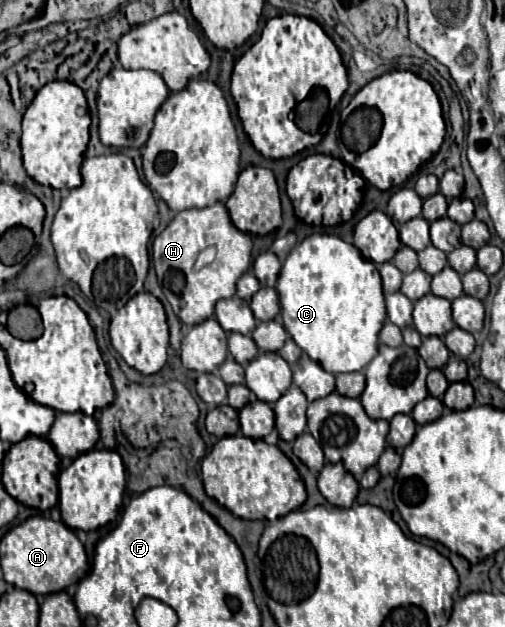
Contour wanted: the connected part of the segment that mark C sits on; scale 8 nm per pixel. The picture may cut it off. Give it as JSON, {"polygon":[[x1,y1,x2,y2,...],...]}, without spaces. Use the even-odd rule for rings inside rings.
{"polygon":[[331,234,307,236,301,244,297,244,289,252,279,272,275,288,279,294,281,318,287,334,309,358,319,362,323,370,329,370,331,374,363,370,377,356,379,350,377,334,385,322,381,276,373,262,369,262,353,244]]}

